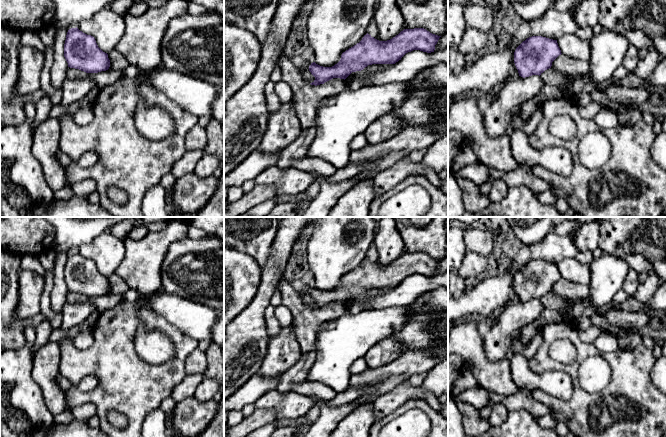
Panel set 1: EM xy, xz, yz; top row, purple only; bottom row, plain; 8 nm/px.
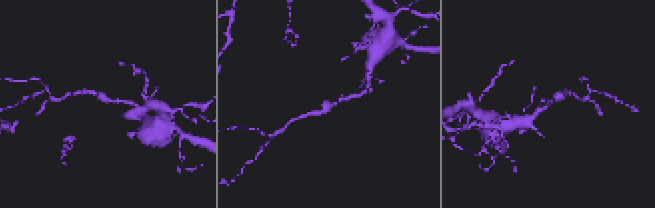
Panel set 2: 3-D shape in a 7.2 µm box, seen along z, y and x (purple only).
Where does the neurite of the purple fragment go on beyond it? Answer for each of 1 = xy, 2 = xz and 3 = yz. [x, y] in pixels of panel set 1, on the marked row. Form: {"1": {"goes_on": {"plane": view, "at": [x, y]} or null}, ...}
{"1": {"goes_on": null}, "2": {"goes_on": null}, "3": {"goes_on": null}}

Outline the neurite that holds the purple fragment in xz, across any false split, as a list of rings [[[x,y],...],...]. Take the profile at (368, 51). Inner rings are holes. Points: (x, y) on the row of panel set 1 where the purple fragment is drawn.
[[[424,28],[404,29],[387,41],[379,41],[369,35],[342,53],[340,61],[332,67],[323,67],[315,62],[309,71],[315,77],[311,85],[320,85],[333,79],[346,79],[352,72],[361,71],[372,64],[395,64],[408,52],[420,50],[431,53],[441,36]]]

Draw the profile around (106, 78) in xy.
[[[68,68],[66,73],[66,80],[68,79],[83,79],[83,78],[92,78],[96,83],[97,87],[100,89],[110,86],[117,82],[121,77],[124,76],[124,72],[108,69],[106,71],[101,71],[98,73],[86,73],[79,69]]]

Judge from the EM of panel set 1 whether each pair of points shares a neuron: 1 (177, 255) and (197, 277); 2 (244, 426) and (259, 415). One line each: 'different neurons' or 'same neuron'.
1: same neuron
2: same neuron

